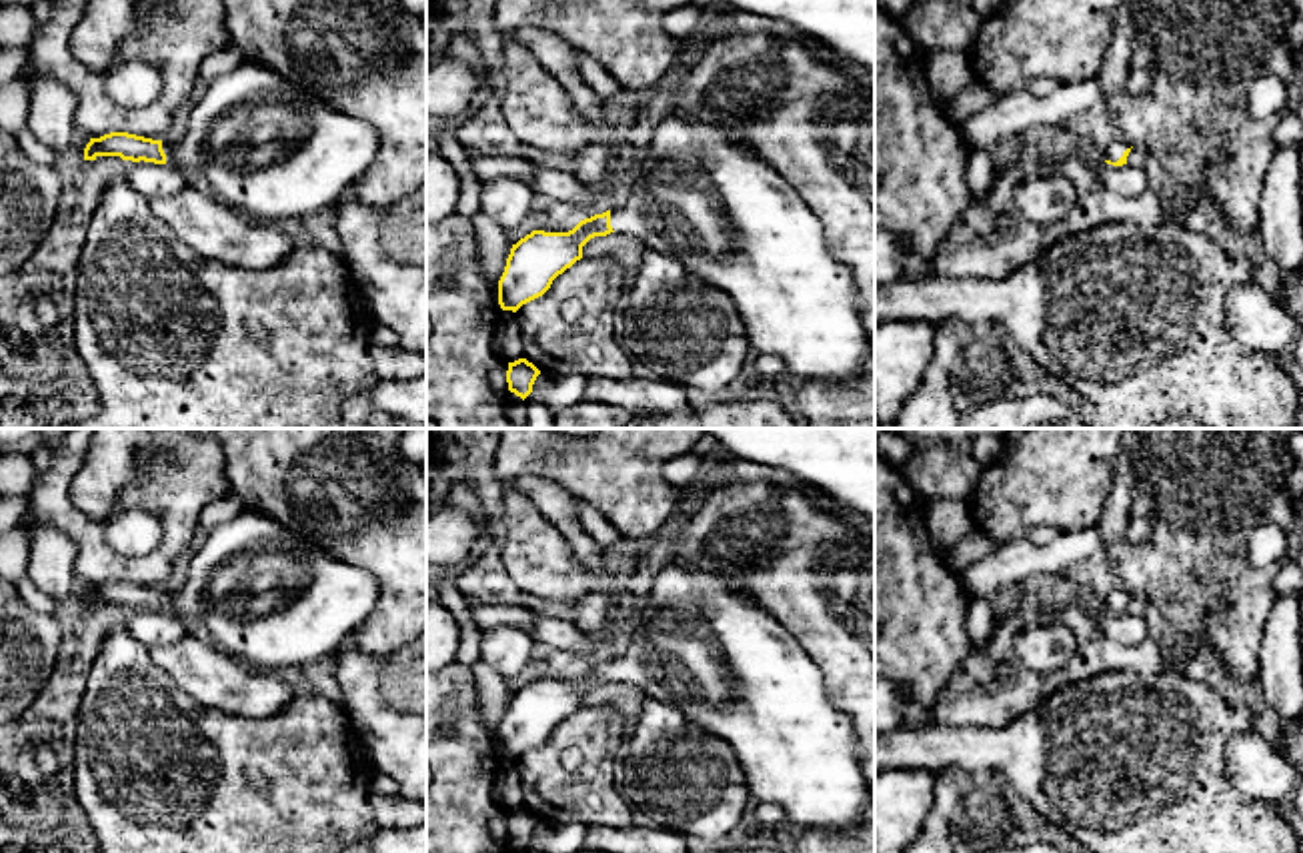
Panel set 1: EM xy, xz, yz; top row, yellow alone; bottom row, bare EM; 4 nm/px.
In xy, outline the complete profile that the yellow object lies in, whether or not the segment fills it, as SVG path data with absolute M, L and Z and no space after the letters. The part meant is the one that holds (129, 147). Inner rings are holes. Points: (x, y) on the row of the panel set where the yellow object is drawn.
M242 62L214 78L192 108L176 142L128 132L90 138L84 160L120 156L132 162L170 164L192 176L226 206L258 222L304 220L334 208L378 152L378 132L360 118L328 108L320 98L258 62Z

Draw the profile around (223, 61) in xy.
M222 48L210 54L198 68L198 82L210 84L214 78L234 70L244 62L236 48Z

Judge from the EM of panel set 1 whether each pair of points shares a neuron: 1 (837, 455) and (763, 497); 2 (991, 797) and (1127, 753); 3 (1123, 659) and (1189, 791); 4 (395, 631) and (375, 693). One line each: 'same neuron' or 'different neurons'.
1: different neurons
2: different neurons
3: different neurons
4: different neurons

